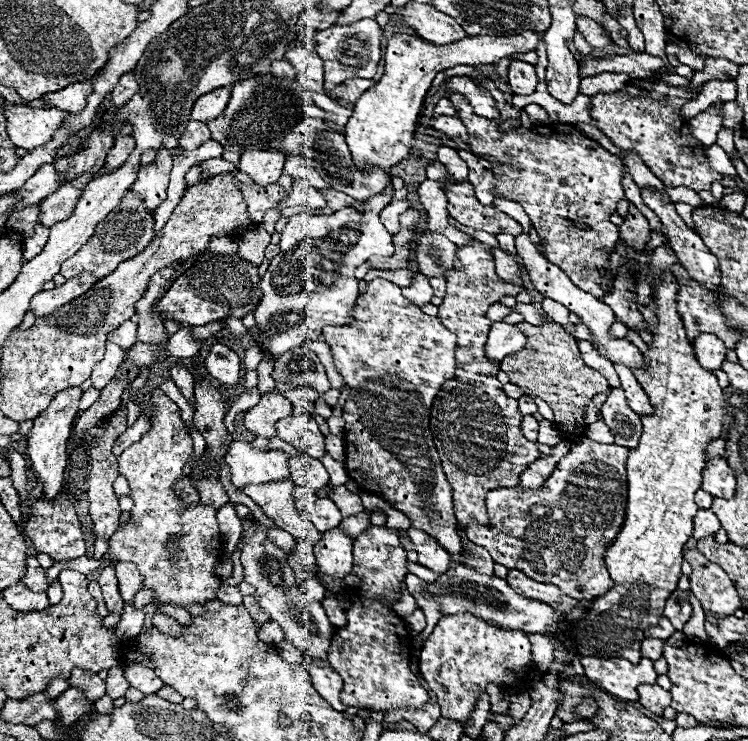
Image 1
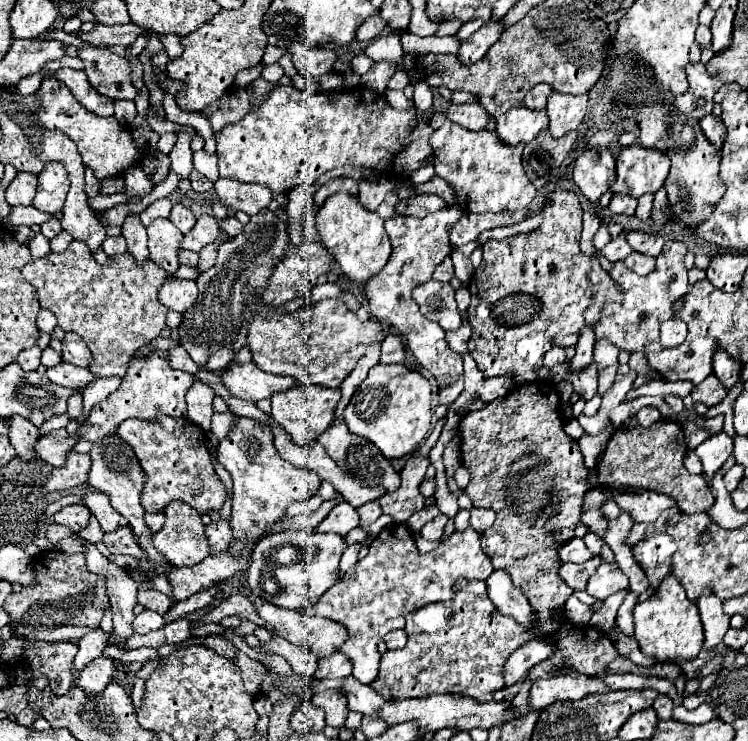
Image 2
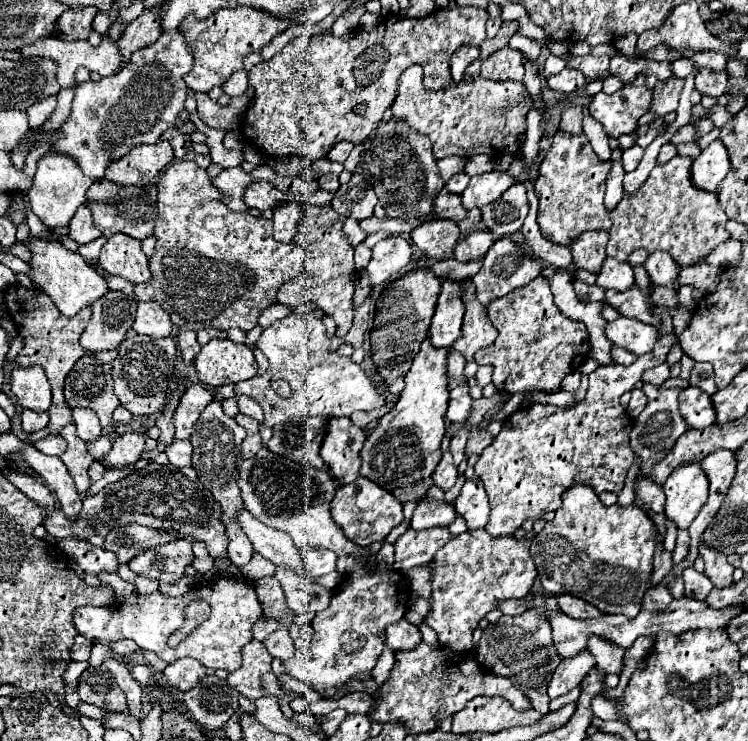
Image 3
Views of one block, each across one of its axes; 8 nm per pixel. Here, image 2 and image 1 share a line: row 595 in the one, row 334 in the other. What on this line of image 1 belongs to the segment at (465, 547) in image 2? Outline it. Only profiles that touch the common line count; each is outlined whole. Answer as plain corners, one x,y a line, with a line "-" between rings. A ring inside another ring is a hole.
374,278
368,282
366,292
356,300
352,316
354,322
348,326
324,328
324,340
332,346
334,364
346,384
352,388
342,414
346,420
346,472
368,494
376,494
392,508
404,512
410,518
410,528
424,530
438,544
442,544
450,556
462,558
464,546
460,530
456,528
452,488
446,482
428,424
436,392
440,392
446,380
454,380
456,376
452,332
448,332
438,318
424,314
418,306
408,302
402,296
400,286
384,278

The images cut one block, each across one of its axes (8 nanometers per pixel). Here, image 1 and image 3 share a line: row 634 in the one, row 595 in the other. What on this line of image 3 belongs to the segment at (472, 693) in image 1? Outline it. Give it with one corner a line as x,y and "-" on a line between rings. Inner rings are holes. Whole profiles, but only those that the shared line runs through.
472,530
456,536
434,554
432,564
430,612
424,622
438,634
440,644
458,652
470,652
474,648
472,632
488,612
498,608
500,600
520,600
528,596
538,576
528,538
492,538
486,530

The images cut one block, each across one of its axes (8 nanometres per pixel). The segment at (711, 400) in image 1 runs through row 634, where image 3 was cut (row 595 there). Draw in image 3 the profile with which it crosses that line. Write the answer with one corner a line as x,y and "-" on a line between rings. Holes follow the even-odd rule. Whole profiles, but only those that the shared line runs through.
570,486
564,492
556,518
532,540
530,554
538,568
538,576
546,594
574,594
596,606
604,614
624,614
636,618
642,610
642,598
650,588
652,558
656,550
656,530
646,512
638,506
604,506
598,494
588,486

